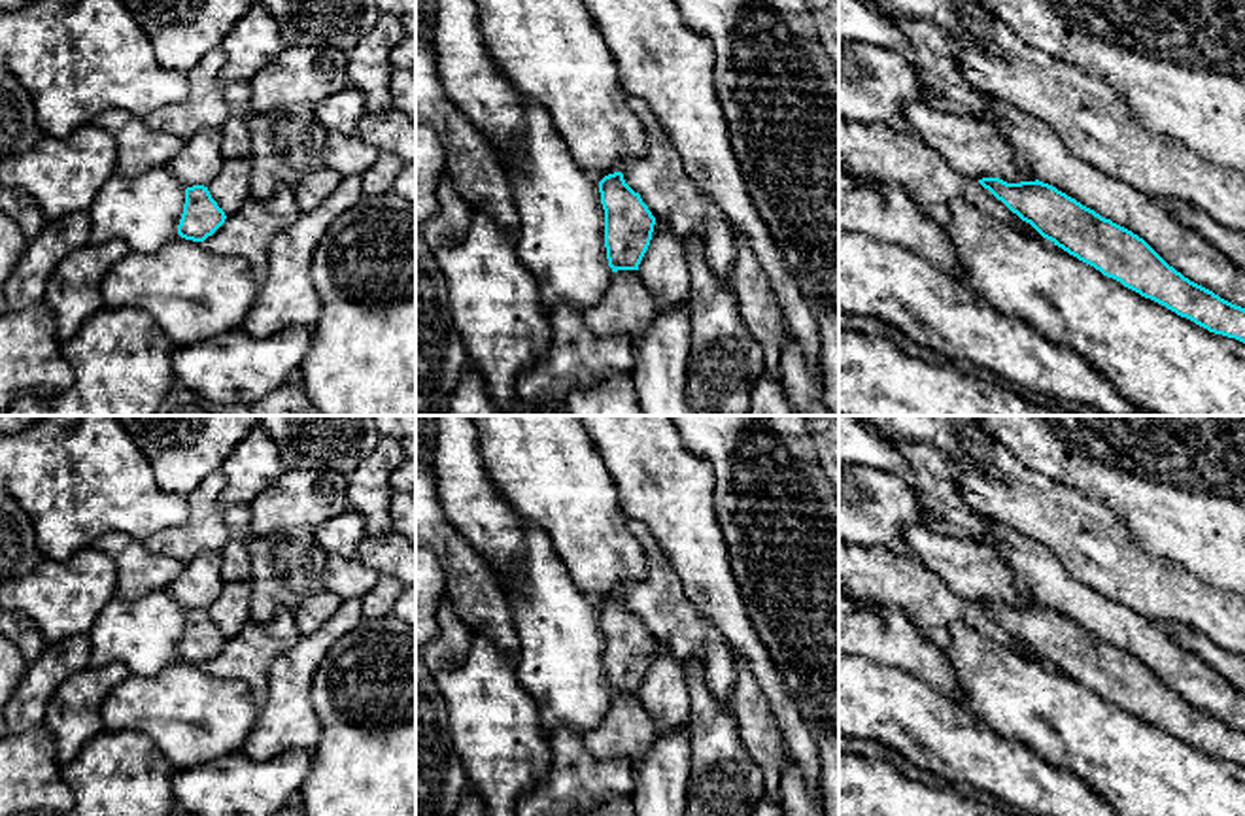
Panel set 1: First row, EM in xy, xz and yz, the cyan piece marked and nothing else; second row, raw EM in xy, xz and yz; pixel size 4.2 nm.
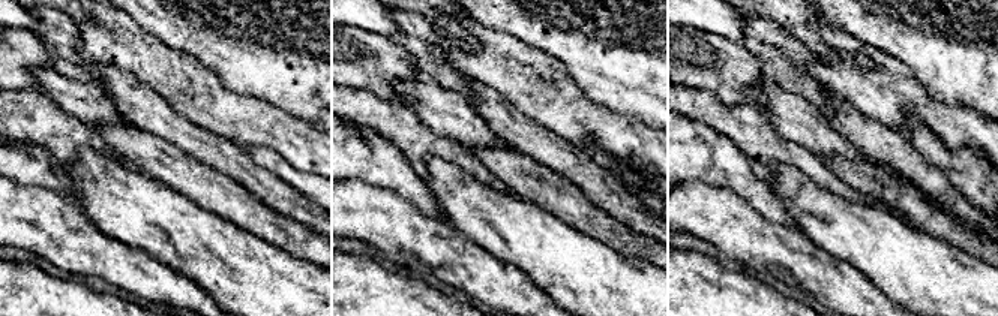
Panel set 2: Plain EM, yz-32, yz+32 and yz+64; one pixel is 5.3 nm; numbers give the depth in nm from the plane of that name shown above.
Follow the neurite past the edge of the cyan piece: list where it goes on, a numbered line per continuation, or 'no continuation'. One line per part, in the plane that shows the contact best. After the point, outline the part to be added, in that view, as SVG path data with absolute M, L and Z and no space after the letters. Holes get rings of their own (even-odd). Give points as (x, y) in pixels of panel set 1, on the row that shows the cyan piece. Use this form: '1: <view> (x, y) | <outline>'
no continuation

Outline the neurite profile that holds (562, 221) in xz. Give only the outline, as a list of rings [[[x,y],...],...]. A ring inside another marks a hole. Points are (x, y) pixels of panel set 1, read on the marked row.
[[[525,98],[521,108],[525,128],[510,174],[512,200],[520,215],[516,251],[537,280],[548,319],[563,304],[586,314],[601,300],[614,274],[606,259],[599,183],[574,162],[546,108]]]

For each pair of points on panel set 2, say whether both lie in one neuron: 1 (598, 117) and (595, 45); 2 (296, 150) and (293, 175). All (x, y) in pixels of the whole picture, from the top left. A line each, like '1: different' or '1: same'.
1: different
2: different

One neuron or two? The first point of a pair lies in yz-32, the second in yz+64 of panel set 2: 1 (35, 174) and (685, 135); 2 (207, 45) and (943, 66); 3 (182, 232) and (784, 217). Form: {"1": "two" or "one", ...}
{"1": "one", "2": "one", "3": "two"}

